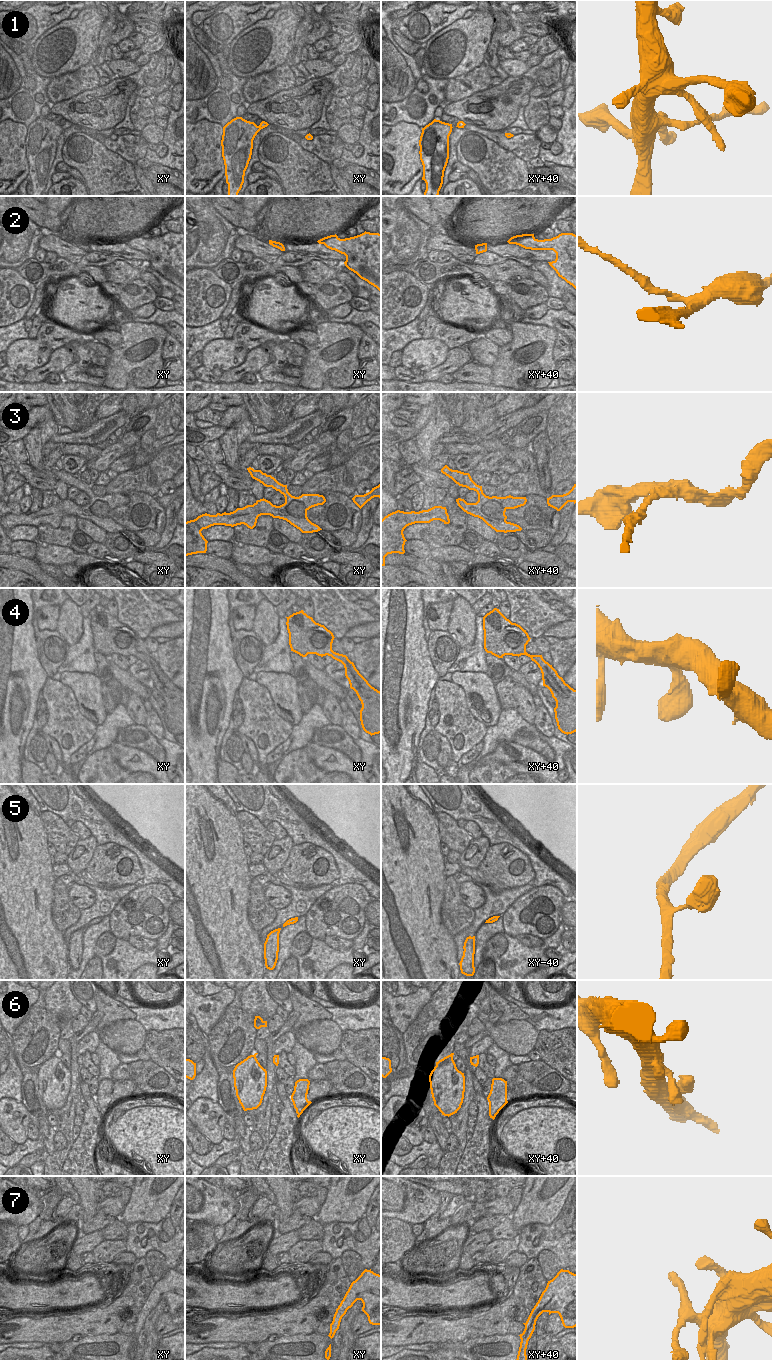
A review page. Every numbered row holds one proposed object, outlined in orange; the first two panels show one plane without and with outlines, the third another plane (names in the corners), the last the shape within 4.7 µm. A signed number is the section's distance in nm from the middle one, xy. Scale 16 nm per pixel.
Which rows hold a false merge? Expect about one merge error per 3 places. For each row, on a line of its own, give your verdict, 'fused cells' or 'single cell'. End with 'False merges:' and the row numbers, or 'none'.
1: fused cells
2: single cell
3: single cell
4: single cell
5: single cell
6: single cell
7: fused cells
False merges: 1, 7

